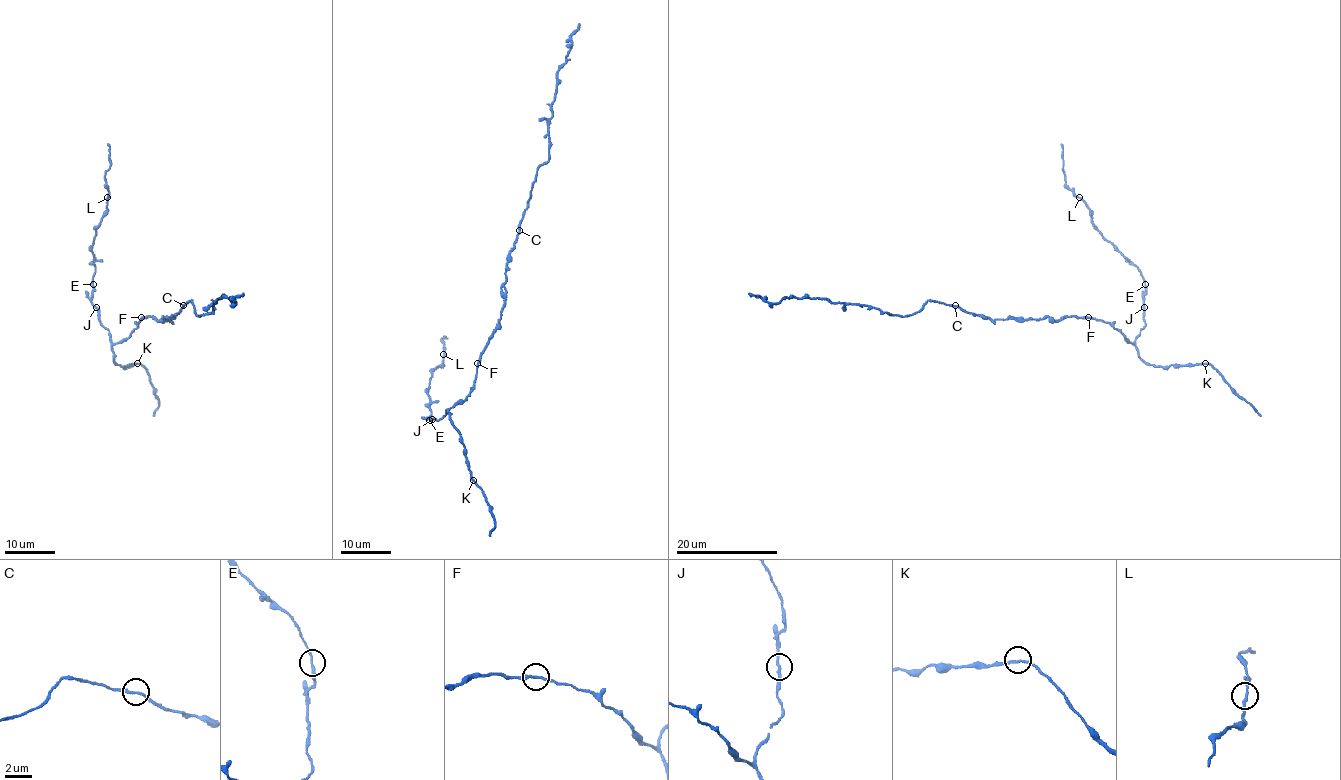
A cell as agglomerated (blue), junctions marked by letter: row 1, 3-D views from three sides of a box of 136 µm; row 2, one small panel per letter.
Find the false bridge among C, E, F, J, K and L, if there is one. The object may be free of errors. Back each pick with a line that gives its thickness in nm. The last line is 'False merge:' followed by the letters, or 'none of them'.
C: 200 nm
False merge: C

